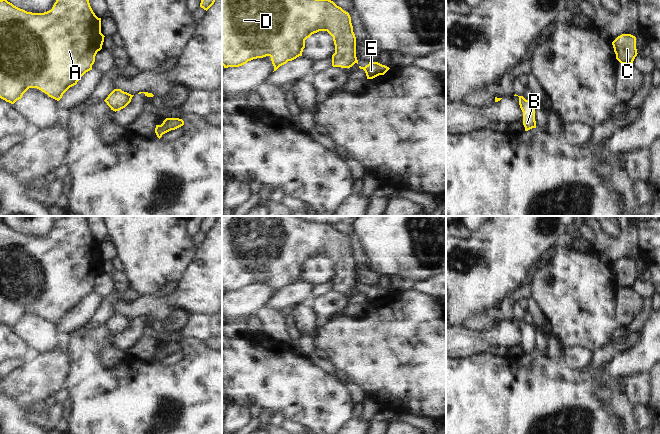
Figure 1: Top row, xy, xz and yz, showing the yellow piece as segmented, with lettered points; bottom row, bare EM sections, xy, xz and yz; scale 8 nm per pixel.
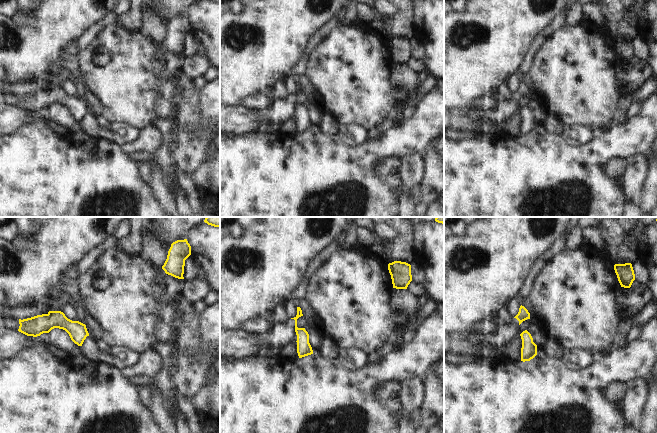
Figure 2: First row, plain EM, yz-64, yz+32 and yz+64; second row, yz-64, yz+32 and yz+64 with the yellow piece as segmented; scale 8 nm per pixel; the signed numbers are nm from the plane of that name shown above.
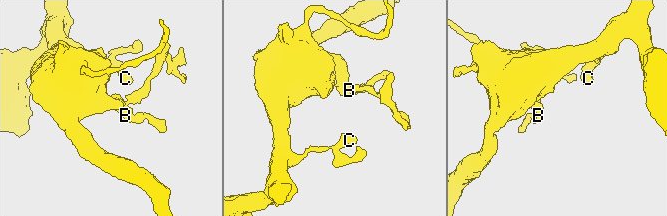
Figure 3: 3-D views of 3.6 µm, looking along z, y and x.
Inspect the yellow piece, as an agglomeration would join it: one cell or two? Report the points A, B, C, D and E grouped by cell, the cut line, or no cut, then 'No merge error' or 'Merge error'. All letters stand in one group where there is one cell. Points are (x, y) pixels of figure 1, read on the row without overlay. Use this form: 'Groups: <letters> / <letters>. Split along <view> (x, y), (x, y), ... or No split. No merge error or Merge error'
Groups: A B C D / E. Split along yz (520, 320), (519, 324). Merge error

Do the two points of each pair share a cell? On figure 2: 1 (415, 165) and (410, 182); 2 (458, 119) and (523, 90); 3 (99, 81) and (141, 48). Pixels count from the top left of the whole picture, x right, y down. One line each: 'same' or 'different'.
1: same
2: same
3: same

